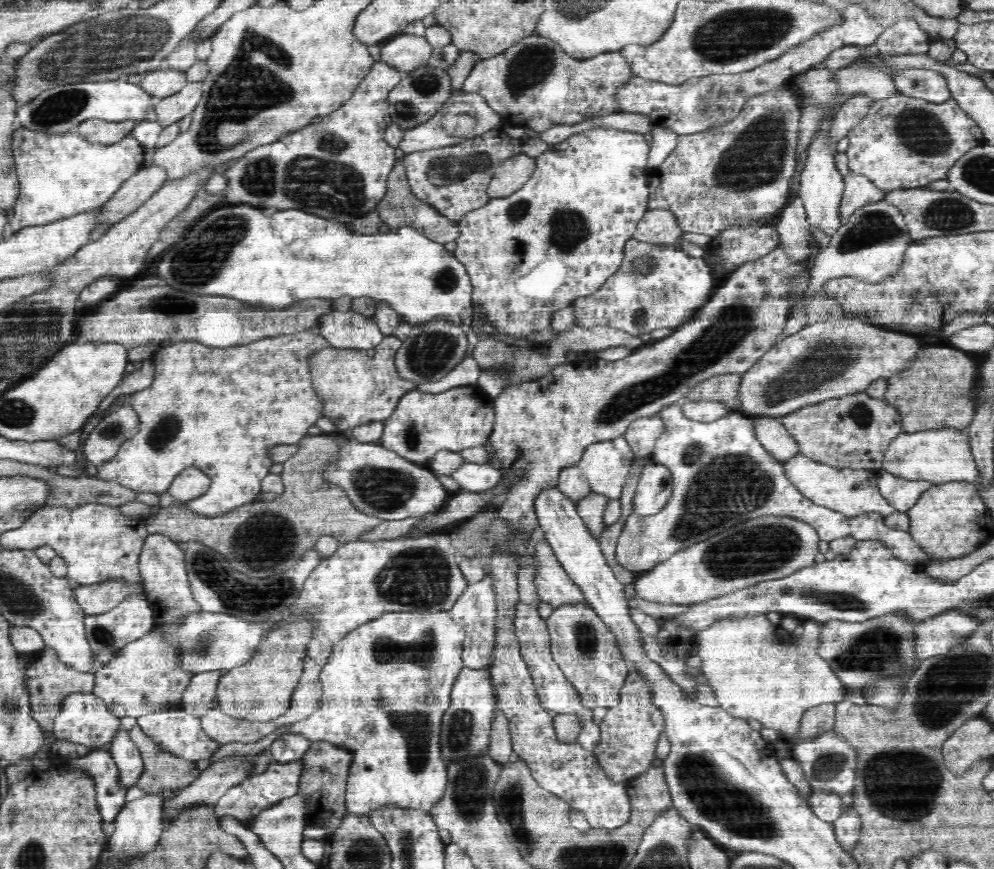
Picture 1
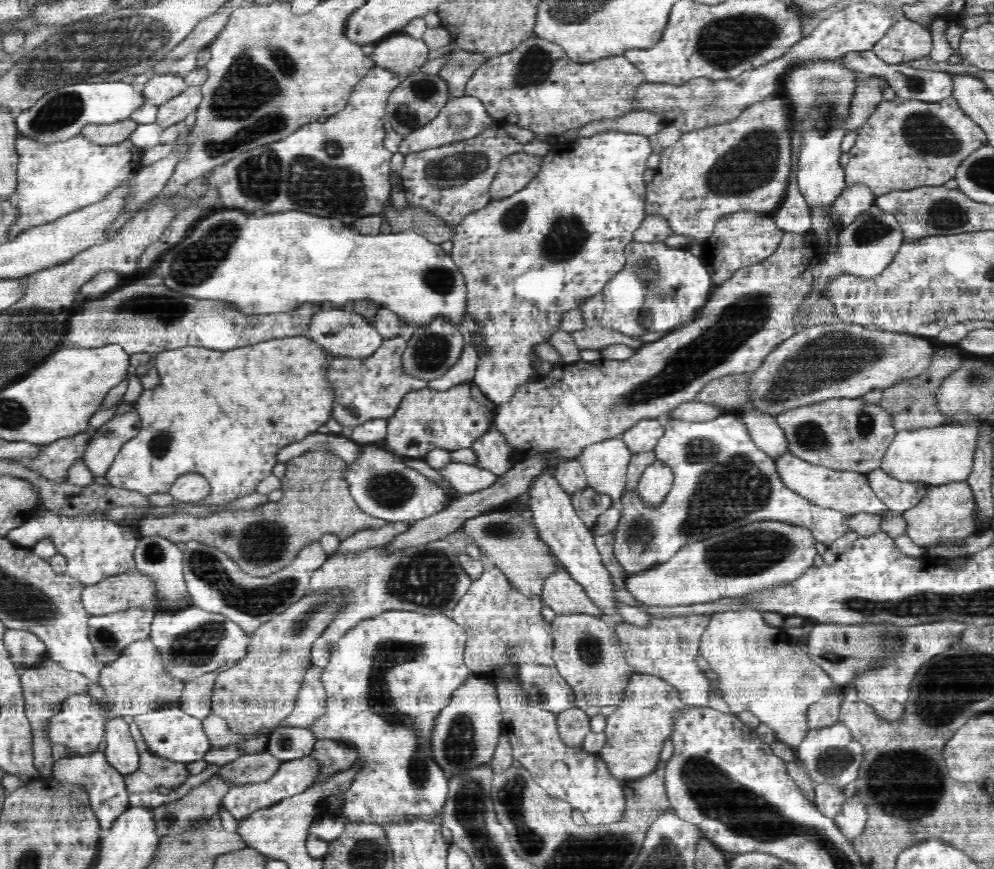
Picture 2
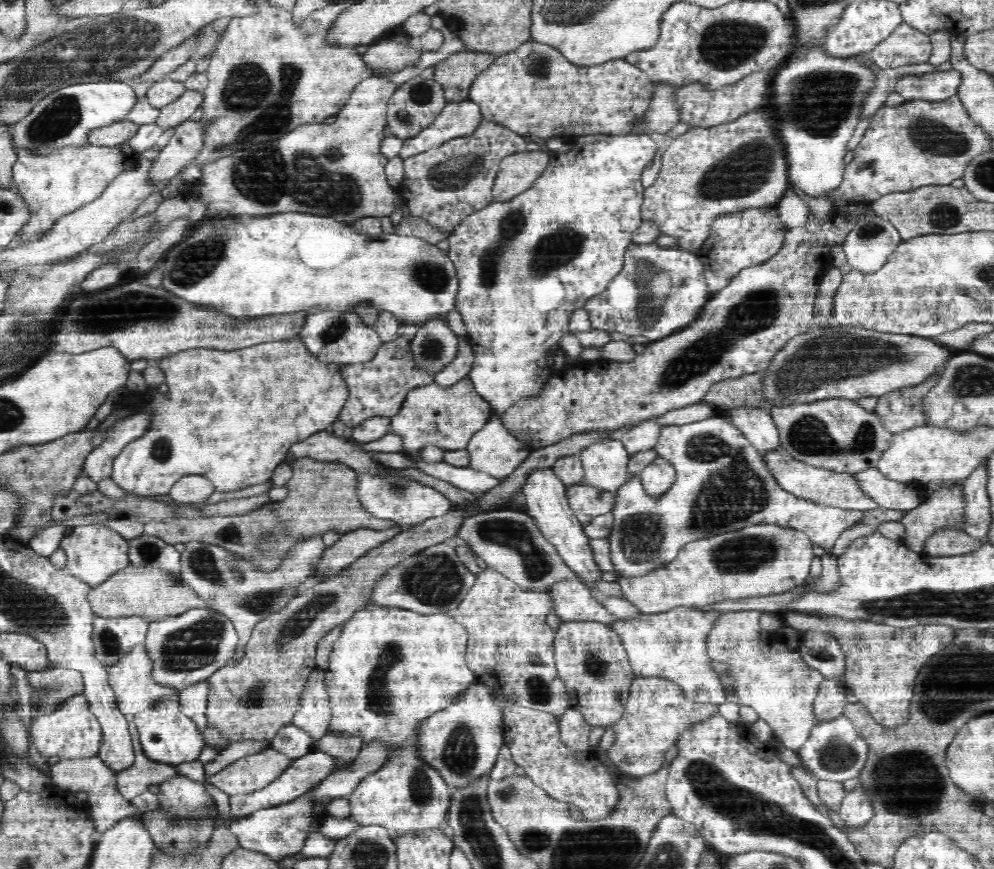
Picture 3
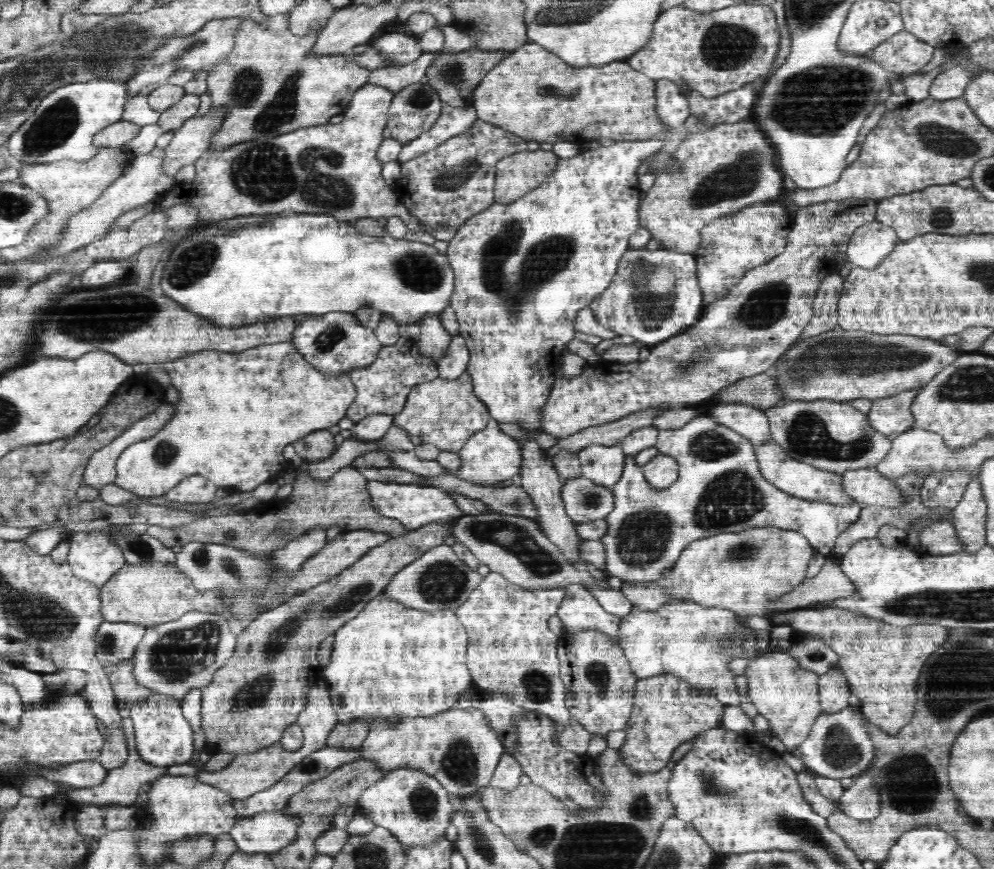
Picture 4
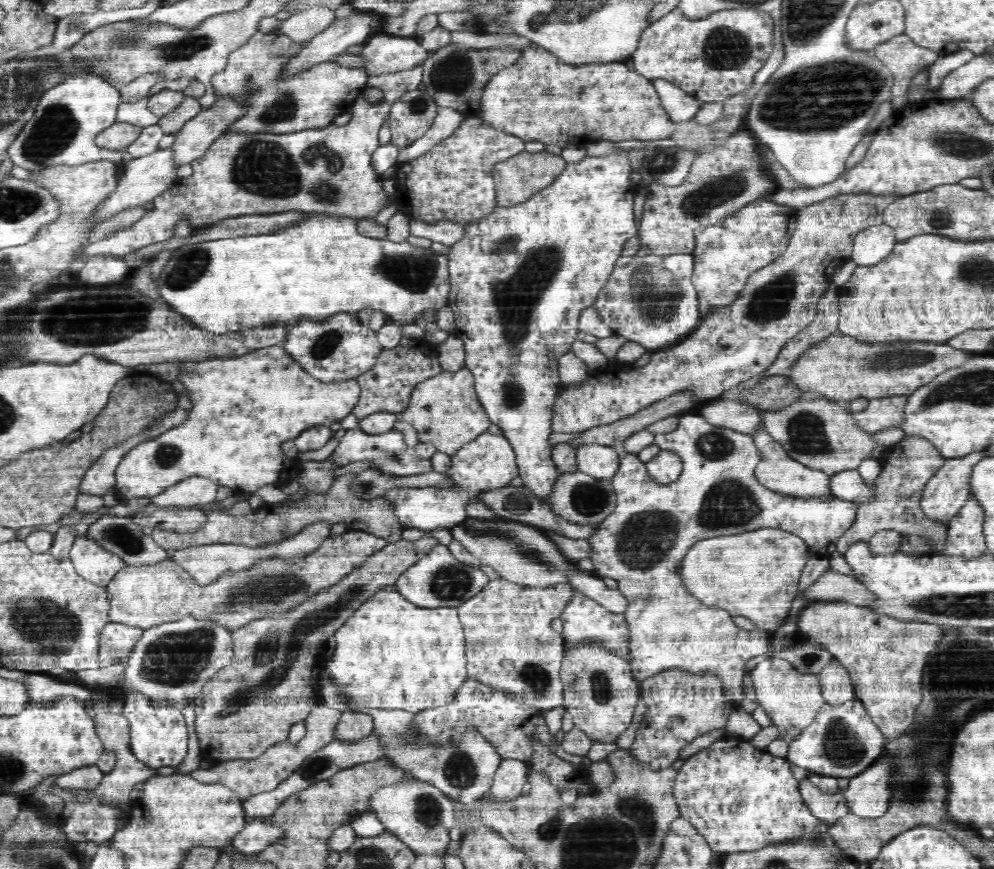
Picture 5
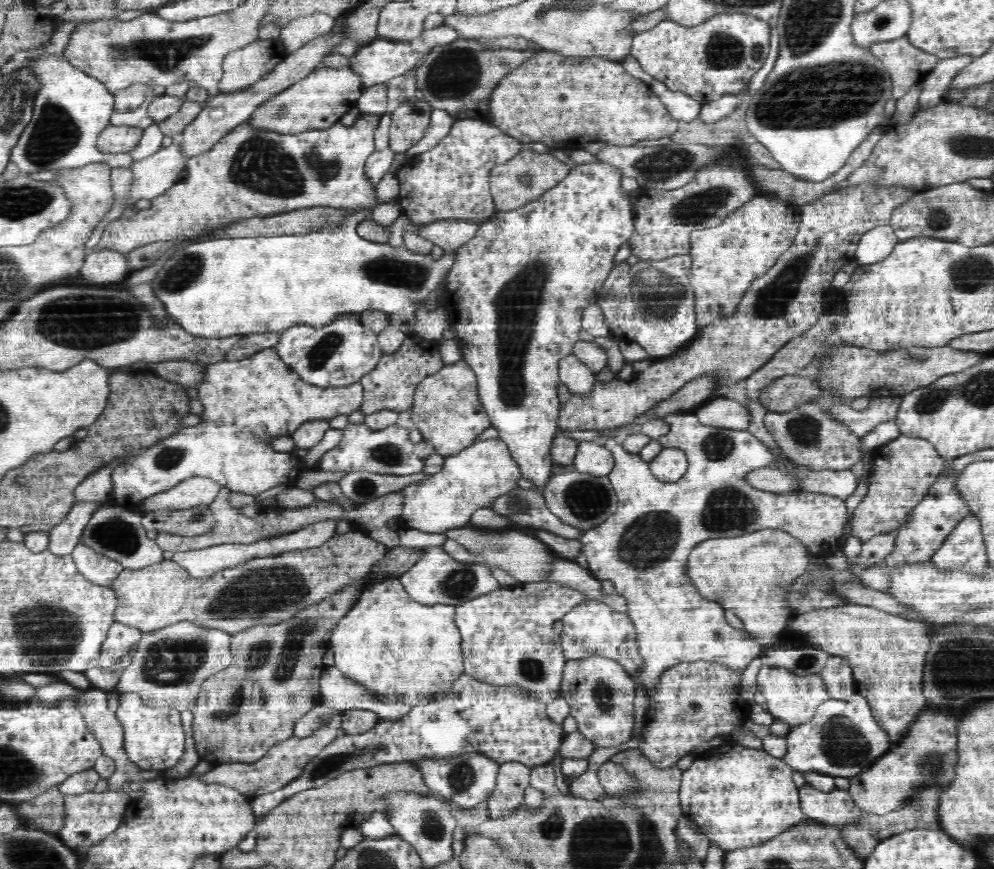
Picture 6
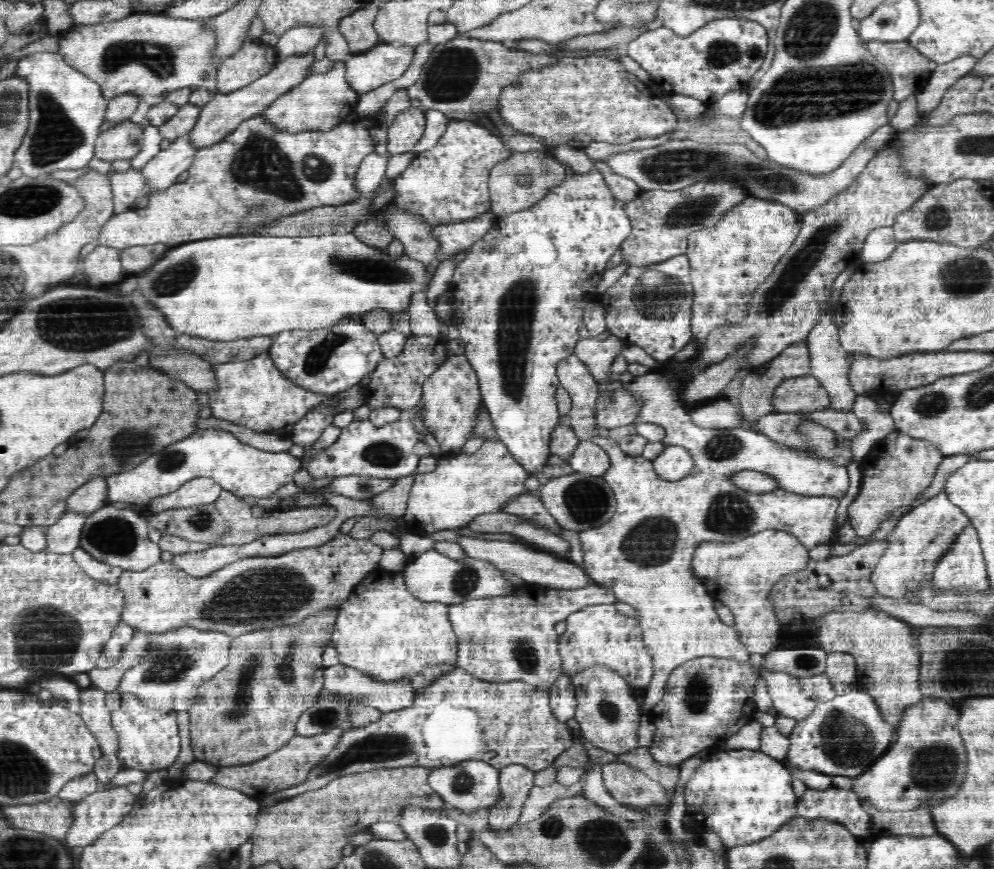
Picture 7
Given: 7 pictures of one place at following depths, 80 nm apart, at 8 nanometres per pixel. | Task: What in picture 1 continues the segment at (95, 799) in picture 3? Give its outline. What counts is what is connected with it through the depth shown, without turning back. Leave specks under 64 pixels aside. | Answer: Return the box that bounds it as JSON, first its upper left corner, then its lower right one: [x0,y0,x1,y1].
[81,748,127,822]

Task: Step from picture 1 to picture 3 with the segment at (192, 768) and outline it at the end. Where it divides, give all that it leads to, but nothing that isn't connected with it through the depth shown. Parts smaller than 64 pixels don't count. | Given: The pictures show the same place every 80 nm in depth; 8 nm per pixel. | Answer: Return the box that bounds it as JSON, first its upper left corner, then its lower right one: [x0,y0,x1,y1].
[117,721,180,799]

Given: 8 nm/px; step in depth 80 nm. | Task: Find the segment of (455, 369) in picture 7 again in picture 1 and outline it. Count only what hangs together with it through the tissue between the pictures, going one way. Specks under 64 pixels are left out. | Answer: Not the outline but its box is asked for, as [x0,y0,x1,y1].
[379,385,495,468]

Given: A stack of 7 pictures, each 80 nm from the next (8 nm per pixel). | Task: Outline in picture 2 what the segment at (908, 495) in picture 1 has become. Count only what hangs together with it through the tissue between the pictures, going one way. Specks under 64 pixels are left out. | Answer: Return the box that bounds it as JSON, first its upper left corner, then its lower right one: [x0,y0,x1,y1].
[869,468,931,514]

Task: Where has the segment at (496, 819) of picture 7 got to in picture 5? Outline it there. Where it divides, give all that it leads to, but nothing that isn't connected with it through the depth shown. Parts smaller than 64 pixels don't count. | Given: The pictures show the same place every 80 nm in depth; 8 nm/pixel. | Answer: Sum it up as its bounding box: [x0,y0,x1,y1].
[491,758,529,800]

